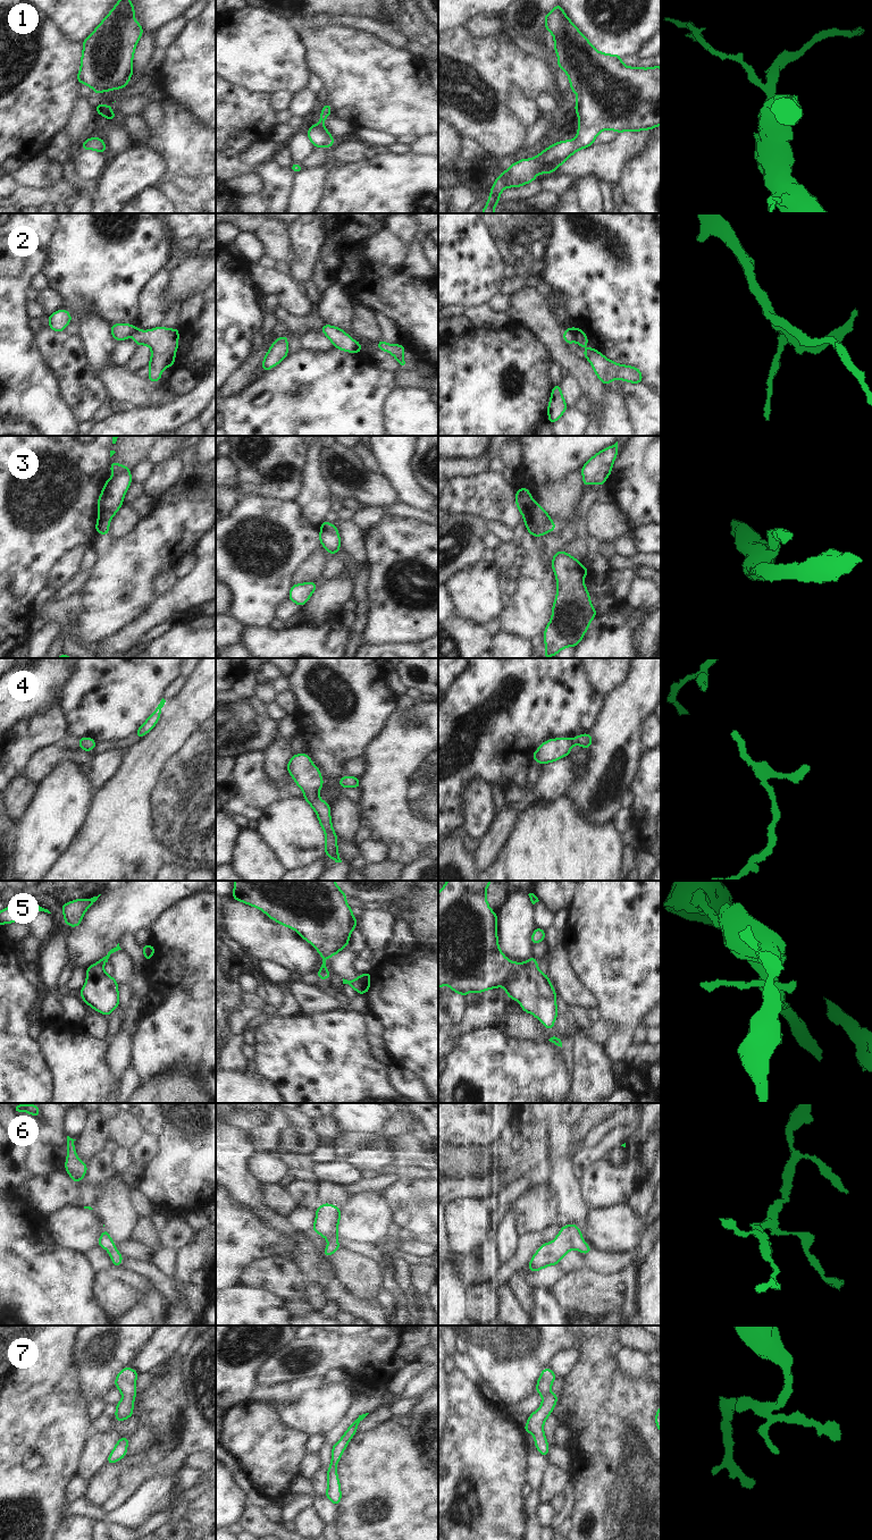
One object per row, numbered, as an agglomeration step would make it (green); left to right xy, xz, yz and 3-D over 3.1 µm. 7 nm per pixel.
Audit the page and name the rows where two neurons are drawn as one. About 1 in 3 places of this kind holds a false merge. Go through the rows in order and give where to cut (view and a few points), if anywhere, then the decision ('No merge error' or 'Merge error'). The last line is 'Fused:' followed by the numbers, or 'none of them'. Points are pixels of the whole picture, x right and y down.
1: No split. No merge error
2: Split along yz (571, 327), (575, 339). Merge error
3: No split. No merge error
4: No split. No merge error
5: No split. No merge error
6: No split. No merge error
7: No split. No merge error
Fused: 2.

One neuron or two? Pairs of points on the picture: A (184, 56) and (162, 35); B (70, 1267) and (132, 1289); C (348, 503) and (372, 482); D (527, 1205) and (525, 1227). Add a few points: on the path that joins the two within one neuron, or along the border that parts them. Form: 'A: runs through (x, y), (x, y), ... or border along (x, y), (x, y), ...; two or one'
A: border along (187, 22), (165, 50); two
B: border along (97, 1273), (95, 1296), (100, 1303); two
C: border along (343, 497), (350, 497), (363, 505); two
D: runs through (527, 1211), (527, 1221); one

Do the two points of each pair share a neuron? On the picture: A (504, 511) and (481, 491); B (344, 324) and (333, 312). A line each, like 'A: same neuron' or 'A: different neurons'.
A: same neuron
B: same neuron

